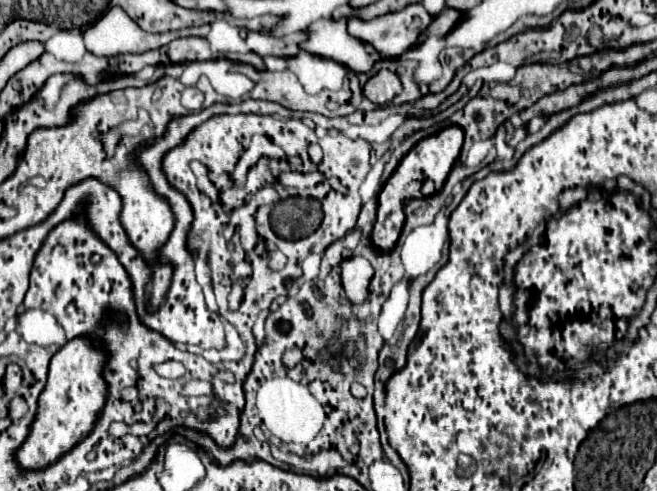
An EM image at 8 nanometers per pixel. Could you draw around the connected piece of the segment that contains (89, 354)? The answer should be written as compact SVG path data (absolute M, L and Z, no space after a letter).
M94 336L68 340L50 360L48 380L38 396L38 410L24 444L16 450L20 470L44 470L80 444L92 430L108 400L104 368L110 360L106 342Z

